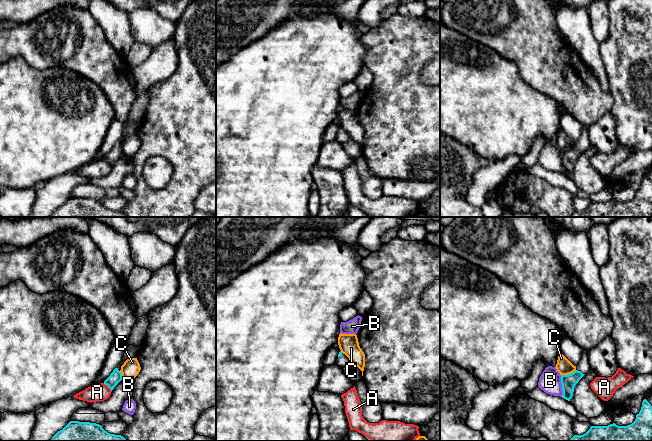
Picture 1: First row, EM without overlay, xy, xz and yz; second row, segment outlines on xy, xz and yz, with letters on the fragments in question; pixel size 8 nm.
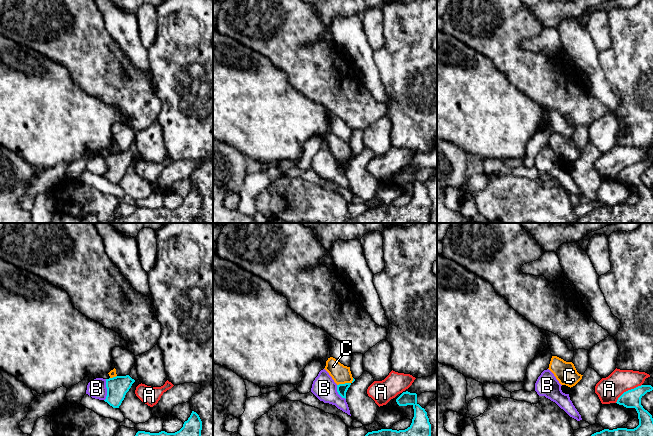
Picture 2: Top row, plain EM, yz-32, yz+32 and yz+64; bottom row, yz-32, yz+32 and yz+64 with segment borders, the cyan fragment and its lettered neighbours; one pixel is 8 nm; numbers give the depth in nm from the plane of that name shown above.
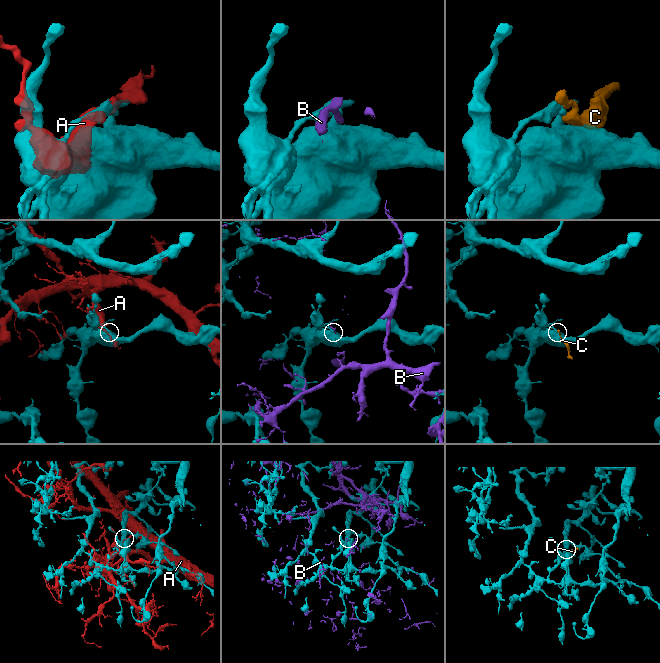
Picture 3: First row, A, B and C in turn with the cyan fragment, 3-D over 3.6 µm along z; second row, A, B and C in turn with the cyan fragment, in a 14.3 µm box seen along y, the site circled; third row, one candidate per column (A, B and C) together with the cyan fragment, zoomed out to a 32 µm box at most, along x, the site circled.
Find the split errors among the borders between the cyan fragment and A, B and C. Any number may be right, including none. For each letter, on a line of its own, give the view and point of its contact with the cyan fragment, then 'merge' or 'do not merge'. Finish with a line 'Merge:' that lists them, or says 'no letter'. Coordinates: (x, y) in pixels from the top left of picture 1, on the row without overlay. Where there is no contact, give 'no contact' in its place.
A: contact xy (108, 162); do not merge
B: contact yz (562, 162); do not merge
C: contact yz (568, 150); do not merge
Merge: no letter

